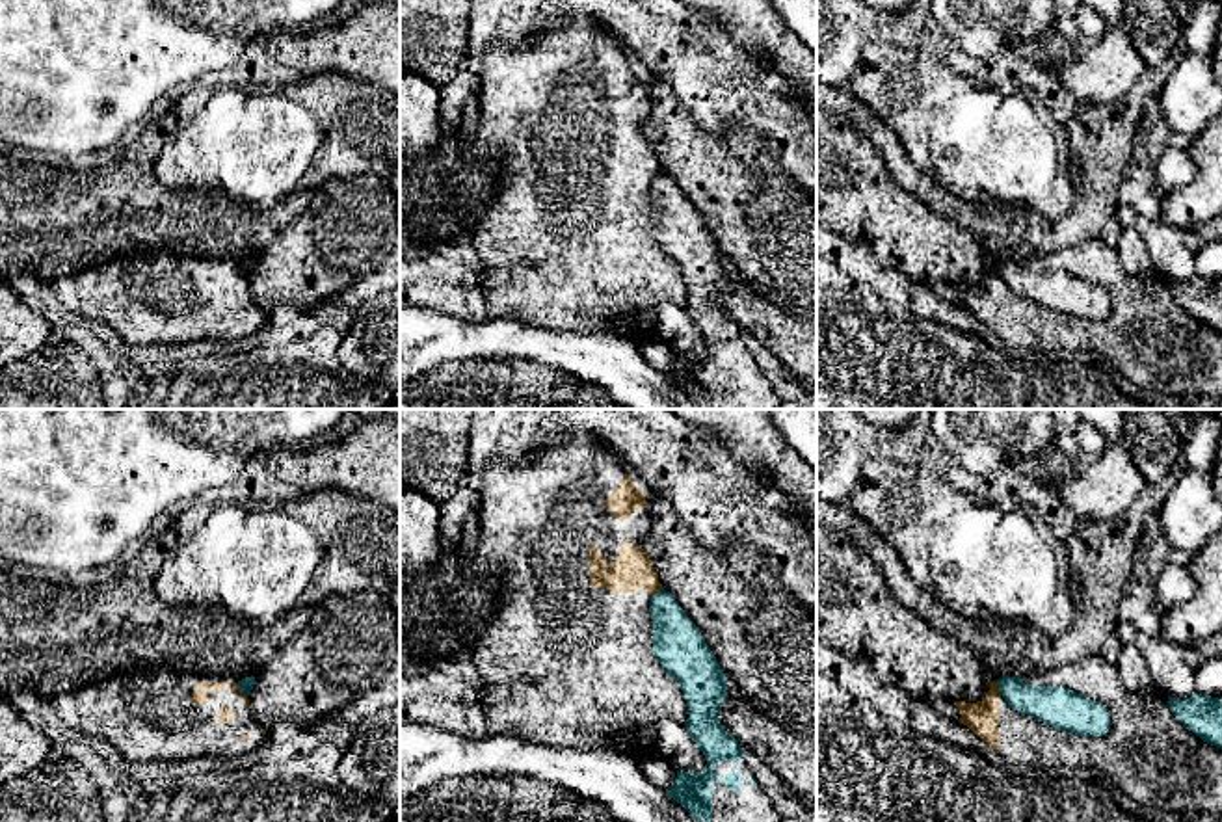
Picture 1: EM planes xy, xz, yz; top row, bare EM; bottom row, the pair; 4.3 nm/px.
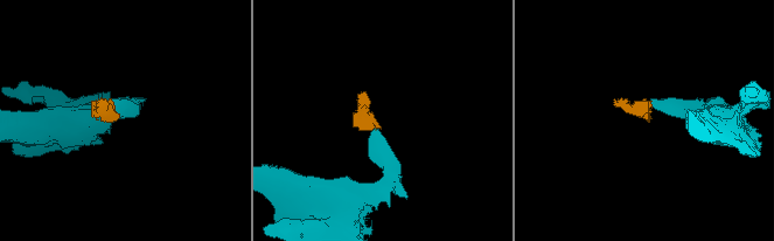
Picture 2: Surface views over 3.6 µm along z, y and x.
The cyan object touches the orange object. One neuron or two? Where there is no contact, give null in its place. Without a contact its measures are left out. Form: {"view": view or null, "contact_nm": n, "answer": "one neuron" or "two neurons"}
{"view": "xy", "contact_nm": 80, "answer": "two neurons"}

